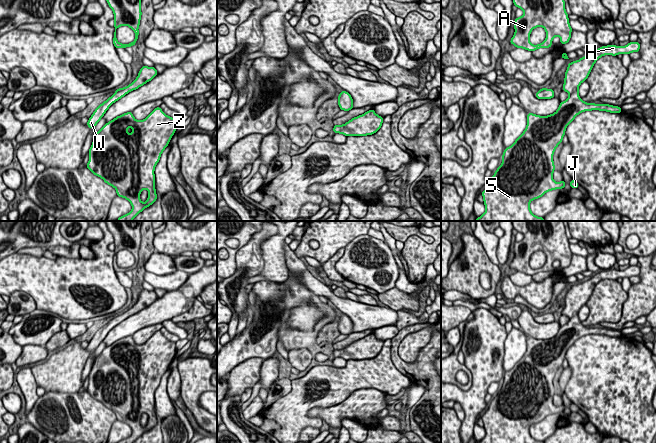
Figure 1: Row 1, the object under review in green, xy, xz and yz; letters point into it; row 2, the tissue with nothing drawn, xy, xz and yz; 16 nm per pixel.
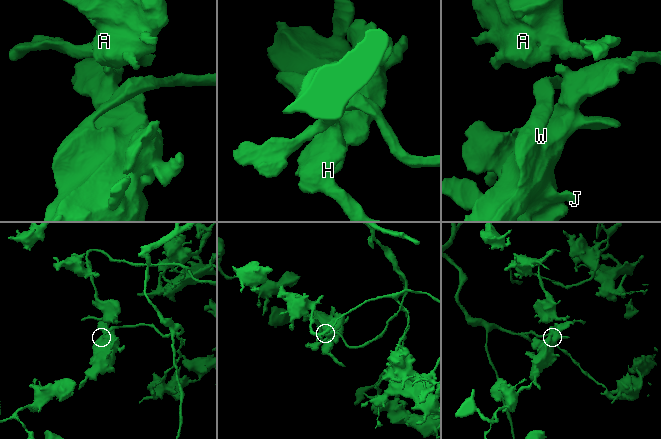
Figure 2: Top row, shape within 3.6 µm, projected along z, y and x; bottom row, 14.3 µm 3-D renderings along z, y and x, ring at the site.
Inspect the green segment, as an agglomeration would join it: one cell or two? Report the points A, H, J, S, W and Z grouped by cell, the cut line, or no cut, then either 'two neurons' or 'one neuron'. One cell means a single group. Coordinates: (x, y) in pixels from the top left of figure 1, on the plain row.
A H J S W Z; no cut; one neuron

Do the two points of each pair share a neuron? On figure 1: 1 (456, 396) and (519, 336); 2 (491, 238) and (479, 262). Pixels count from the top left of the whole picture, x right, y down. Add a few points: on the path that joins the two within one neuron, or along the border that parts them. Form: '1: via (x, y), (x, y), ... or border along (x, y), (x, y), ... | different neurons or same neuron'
1: border along (508, 334), (504, 342), (503, 370) | different neurons
2: border along (473, 235), (481, 243), (488, 258), (497, 265) | different neurons

